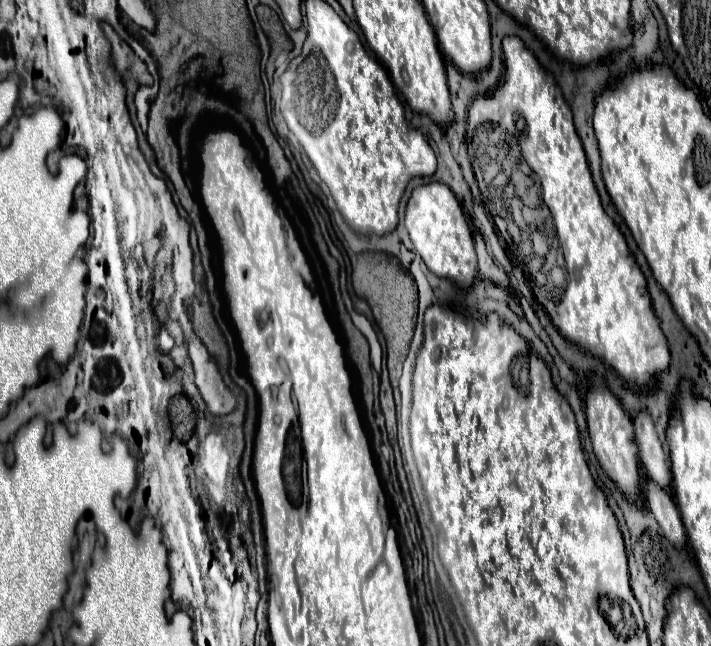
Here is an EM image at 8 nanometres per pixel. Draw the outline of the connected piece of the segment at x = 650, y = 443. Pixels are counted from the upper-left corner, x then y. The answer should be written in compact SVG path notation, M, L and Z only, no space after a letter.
M640 412L634 416L634 430L636 430L638 448L640 448L640 462L648 474L648 480L668 490L672 484L672 472L668 468L666 454L662 450L654 422L648 412Z

